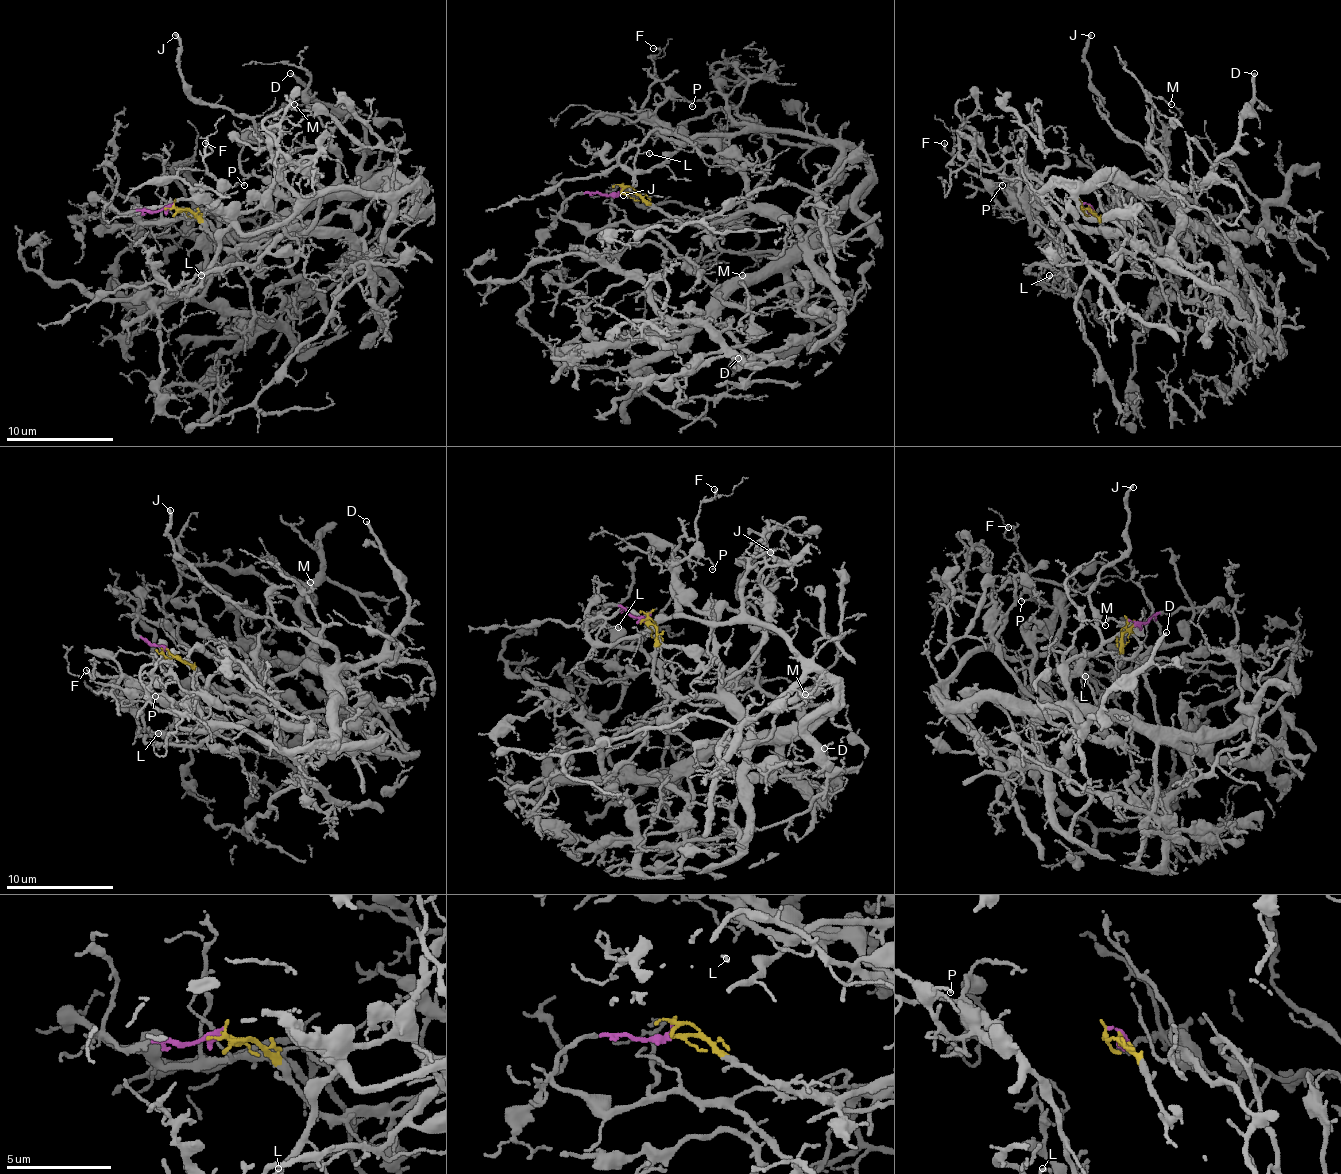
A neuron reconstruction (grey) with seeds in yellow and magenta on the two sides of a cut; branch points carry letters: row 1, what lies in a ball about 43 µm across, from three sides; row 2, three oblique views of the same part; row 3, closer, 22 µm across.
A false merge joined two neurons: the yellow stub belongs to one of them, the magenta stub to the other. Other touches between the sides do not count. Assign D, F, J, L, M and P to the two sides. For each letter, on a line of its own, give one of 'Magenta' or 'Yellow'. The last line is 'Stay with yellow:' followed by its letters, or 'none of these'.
D: Magenta
F: Yellow
J: Magenta
L: Yellow
M: Magenta
P: Yellow
Stay with yellow: F, L, P

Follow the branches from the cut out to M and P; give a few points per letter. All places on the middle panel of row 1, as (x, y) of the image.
M: (620, 192), (577, 192), (560, 216), (590, 232), (649, 227), (717, 286), (784, 259), (741, 275)
P: (620, 192), (674, 219), (717, 224), (744, 211), (744, 175), (655, 116), (674, 95), (693, 105)

